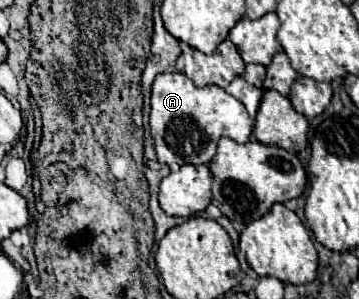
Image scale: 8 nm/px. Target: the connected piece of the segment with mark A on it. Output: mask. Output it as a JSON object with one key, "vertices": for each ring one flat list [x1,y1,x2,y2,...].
{"vertices":[[164,72,158,74,152,84,152,110,150,110,150,134,154,138,158,162,168,164,170,168,178,168,184,164,208,164,216,154,216,144,222,136,228,136,236,142,248,142,254,128,254,118,246,112,244,104,230,96,226,90,218,86,198,88,194,82,182,72]]}

